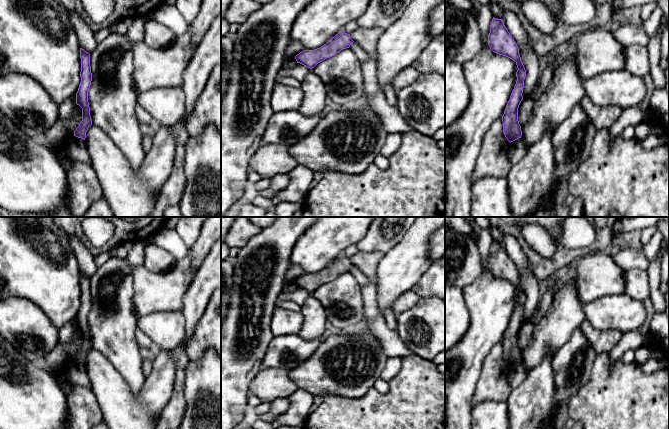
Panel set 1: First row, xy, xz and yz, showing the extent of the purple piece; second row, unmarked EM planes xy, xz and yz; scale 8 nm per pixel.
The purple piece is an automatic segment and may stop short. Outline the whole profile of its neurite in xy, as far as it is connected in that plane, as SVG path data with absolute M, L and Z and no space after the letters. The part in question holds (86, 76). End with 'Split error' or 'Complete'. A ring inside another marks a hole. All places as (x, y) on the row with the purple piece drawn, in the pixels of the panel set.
M80 48L81 58L81 82L76 93L76 104L82 108L82 121L74 131L74 136L85 140L86 132L92 125L90 116L90 107L88 102L88 91L92 81L92 73L90 66L90 54Z. Complete

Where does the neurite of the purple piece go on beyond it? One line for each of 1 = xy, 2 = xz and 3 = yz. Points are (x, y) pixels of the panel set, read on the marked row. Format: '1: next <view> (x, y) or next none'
1: next none
2: next none
3: next none

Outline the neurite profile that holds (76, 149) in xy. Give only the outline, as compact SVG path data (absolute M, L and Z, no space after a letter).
M71 136L66 142L66 152L72 162L83 162L91 166L85 140Z

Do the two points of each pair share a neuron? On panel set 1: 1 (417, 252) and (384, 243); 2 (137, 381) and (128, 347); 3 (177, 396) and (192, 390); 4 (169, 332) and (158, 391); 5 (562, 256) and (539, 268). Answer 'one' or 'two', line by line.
1: two
2: one
3: two
4: two
5: one

